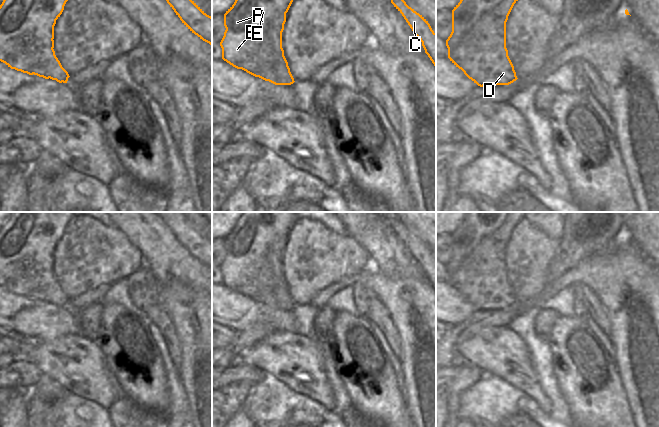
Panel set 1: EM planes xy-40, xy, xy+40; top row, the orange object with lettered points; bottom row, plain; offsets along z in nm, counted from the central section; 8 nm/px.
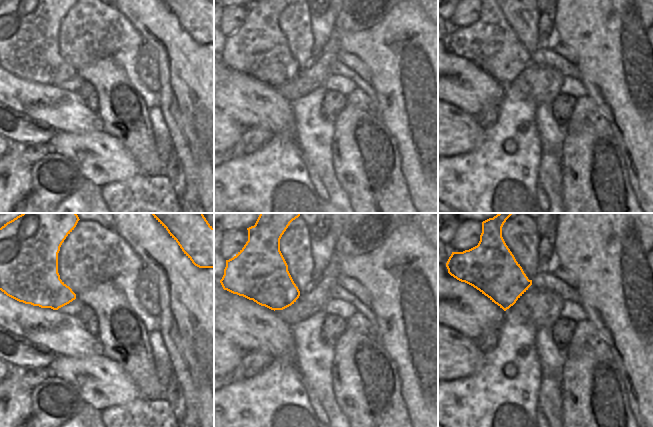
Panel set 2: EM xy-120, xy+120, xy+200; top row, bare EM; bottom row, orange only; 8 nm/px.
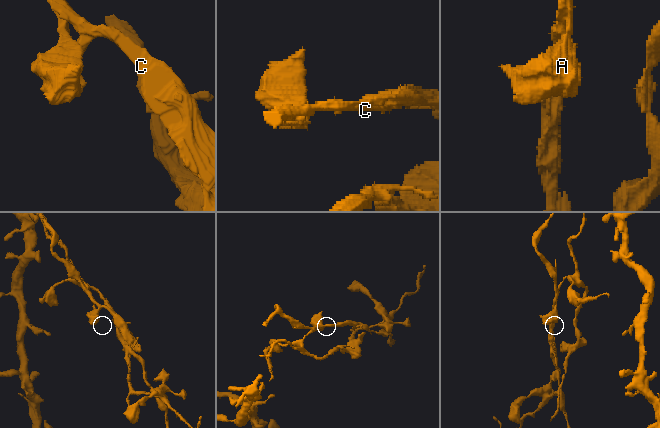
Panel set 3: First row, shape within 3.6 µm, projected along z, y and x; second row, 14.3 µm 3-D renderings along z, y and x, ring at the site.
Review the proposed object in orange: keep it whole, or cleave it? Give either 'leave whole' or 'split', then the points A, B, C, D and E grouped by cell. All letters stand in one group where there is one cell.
split | A B E / C D

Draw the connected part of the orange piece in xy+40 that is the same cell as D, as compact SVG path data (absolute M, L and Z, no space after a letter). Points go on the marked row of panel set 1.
M504 0L497 7L485 13L466 33L460 44L448 53L450 61L478 86L509 85L518 78L506 48L506 22L518 0Z

